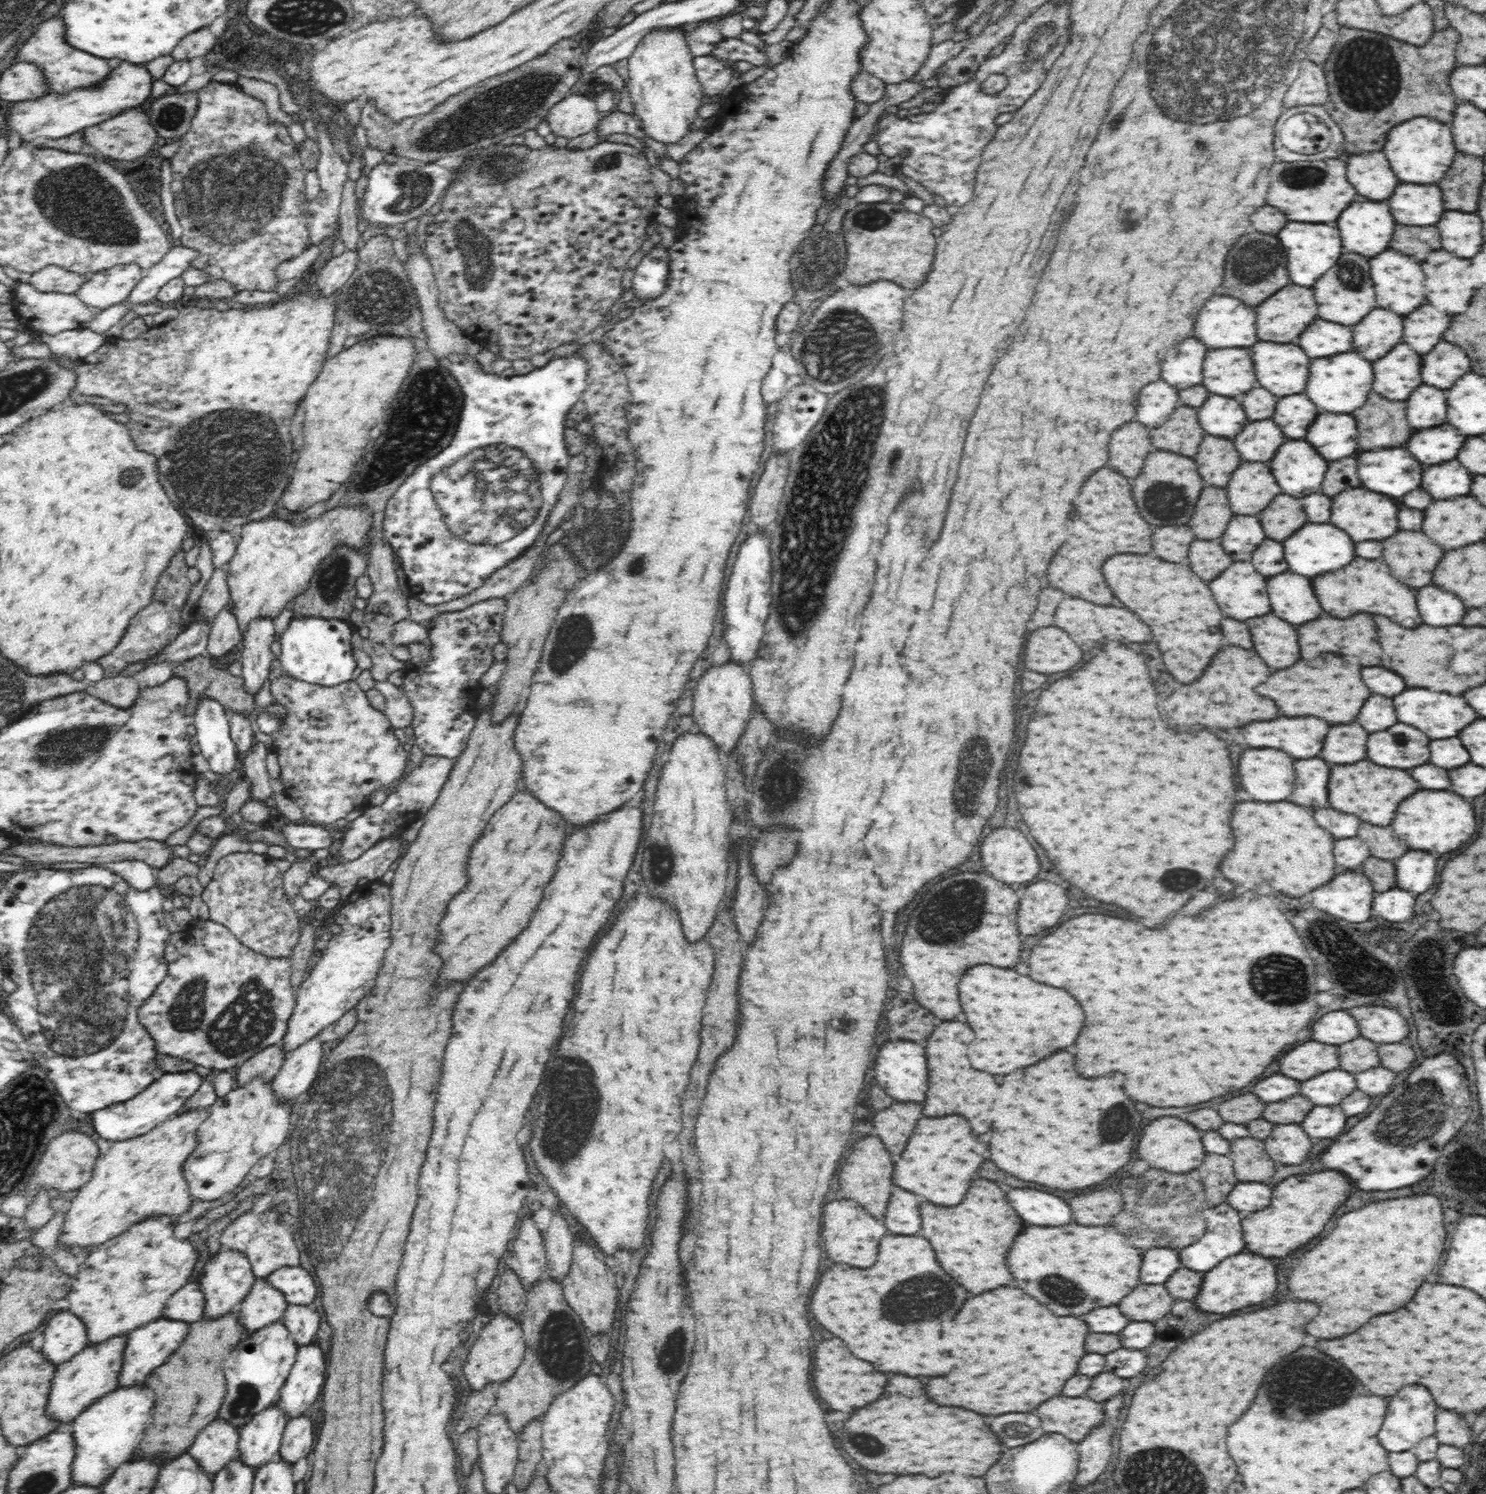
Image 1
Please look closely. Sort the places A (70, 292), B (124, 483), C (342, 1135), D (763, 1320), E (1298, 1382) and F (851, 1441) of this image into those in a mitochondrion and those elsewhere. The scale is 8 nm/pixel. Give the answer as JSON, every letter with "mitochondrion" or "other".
{"A":"other","B":"mitochondrion","C":"mitochondrion","D":"other","E":"mitochondrion","F":"mitochondrion"}

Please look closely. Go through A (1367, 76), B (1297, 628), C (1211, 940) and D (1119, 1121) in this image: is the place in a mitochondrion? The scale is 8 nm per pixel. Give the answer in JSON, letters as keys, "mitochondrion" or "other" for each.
{"A":"mitochondrion","B":"other","C":"other","D":"mitochondrion"}

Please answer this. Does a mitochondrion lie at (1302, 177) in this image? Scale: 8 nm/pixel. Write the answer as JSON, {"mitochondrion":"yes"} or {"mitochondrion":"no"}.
{"mitochondrion":"yes"}

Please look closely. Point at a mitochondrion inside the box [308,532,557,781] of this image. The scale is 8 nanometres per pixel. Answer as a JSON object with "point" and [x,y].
{"point":[332,584]}

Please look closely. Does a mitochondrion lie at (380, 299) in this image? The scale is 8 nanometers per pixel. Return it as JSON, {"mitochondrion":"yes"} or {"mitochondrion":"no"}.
{"mitochondrion":"yes"}

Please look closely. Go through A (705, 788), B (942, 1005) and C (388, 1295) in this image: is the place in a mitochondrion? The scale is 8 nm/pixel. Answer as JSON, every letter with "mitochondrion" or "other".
{"A":"other","B":"other","C":"other"}

